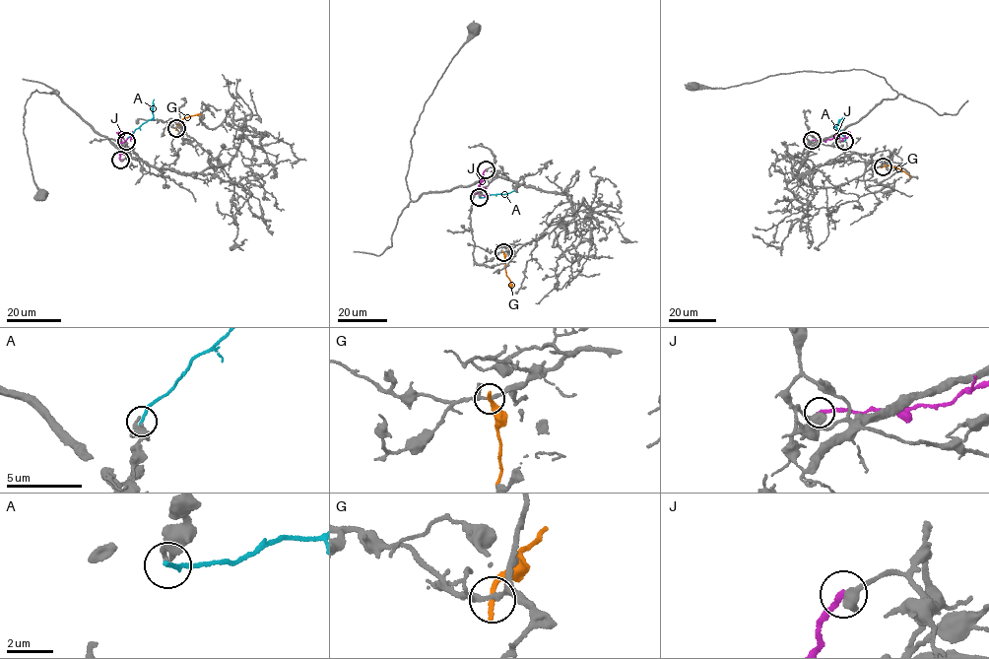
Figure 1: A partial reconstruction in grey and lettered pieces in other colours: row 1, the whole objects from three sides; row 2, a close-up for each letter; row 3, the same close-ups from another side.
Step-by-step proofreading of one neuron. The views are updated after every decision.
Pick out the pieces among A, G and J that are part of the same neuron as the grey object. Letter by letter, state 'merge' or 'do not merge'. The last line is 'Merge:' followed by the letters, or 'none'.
A: do not merge
G: do not merge
J: do not merge
Merge: none

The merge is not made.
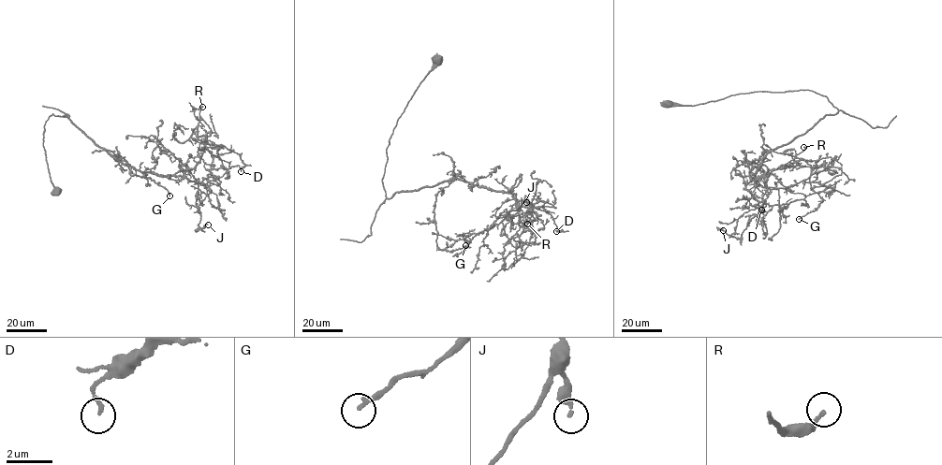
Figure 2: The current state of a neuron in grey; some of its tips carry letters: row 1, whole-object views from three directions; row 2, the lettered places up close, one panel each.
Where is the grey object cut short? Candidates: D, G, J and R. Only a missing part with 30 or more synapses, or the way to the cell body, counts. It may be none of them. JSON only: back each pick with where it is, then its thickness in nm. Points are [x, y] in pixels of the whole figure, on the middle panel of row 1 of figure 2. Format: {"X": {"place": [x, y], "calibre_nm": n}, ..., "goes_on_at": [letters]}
{"goes_on_at": []}

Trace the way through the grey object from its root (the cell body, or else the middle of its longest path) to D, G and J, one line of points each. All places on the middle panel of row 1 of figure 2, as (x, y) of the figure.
D: (438, 59), (390, 139), (382, 181), (387, 197), (463, 181), (548, 212), (563, 230), (556, 231)
G: (438, 59), (398, 120), (382, 181), (390, 198), (451, 180), (435, 196), (435, 240), (449, 252), (465, 245)
J: (438, 59), (390, 139), (387, 197), (456, 179), (514, 194), (510, 219), (505, 213), (526, 202)

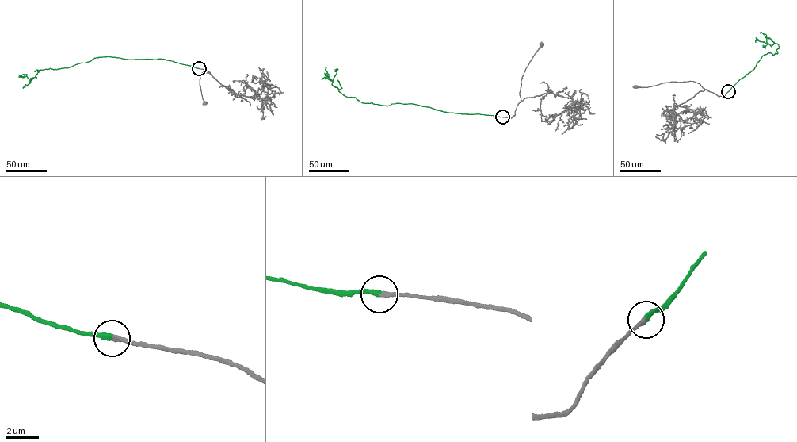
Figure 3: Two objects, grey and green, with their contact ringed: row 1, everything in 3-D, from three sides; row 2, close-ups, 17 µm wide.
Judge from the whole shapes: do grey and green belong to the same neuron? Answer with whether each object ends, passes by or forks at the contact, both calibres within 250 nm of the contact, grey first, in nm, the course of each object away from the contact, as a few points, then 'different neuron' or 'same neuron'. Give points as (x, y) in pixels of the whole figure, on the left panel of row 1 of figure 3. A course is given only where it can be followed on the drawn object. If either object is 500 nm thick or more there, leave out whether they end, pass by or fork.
grey ends there; green ends there; 240 nm thick on the grey side, 320 nm on the other; grey runs (199, 68), (210, 72), (204, 71), (200, 76), (205, 103); green runs (199, 68), (162, 59), (108, 56), (67, 67), (41, 70), (32, 78), (24, 74), (19, 77); same neuron

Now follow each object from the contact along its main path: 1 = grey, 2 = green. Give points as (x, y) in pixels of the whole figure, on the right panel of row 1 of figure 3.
1: (728, 91), (724, 96), (718, 96), (699, 84), (689, 81), (634, 86)
2: (728, 91), (754, 68), (764, 54), (777, 53), (779, 45), (768, 44), (765, 35), (760, 32)

